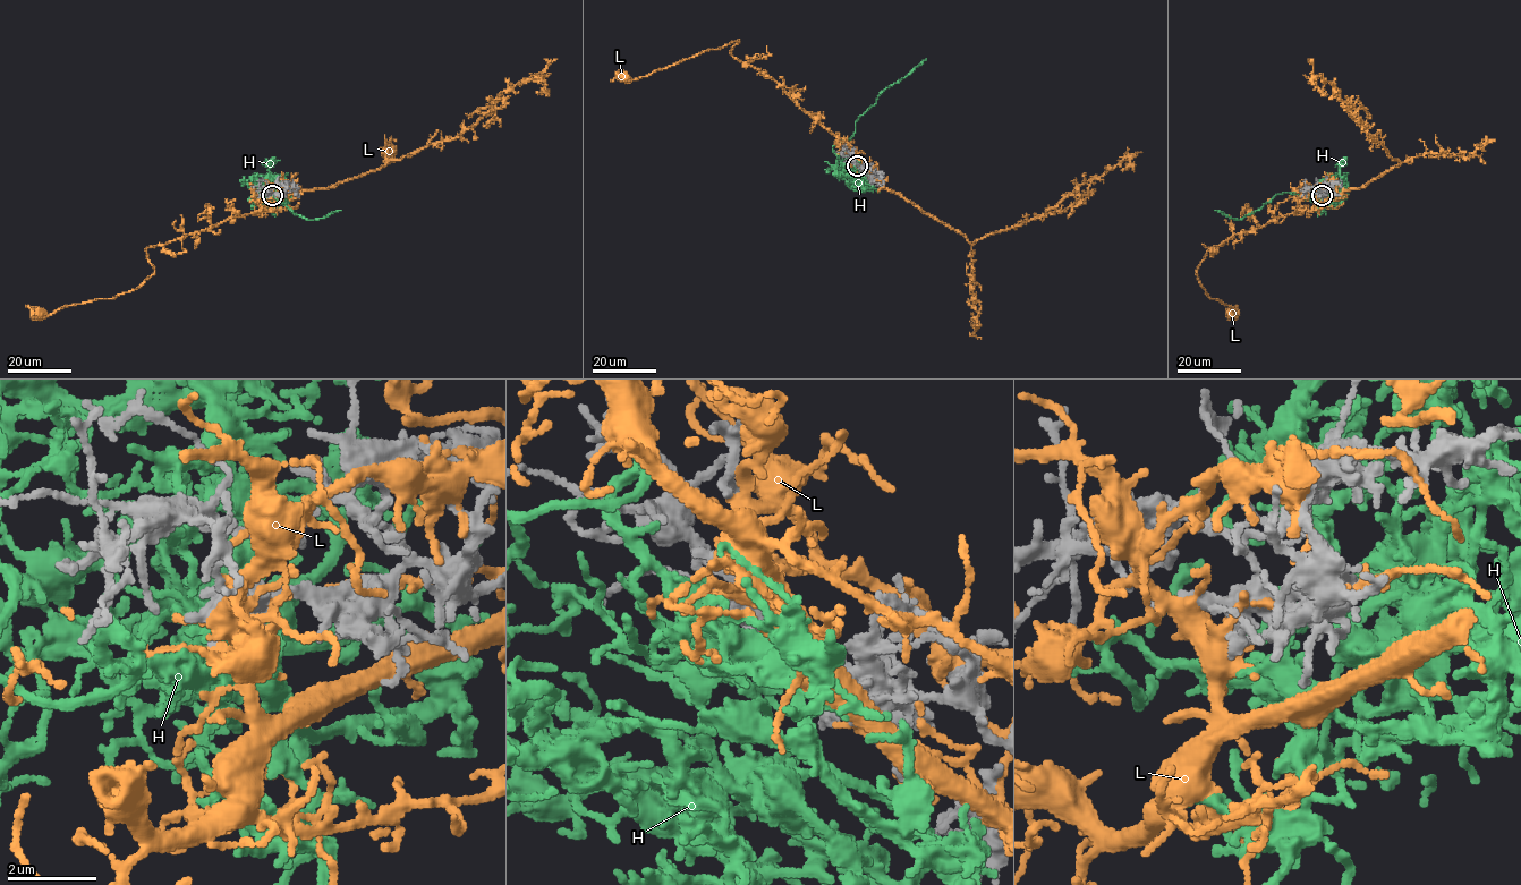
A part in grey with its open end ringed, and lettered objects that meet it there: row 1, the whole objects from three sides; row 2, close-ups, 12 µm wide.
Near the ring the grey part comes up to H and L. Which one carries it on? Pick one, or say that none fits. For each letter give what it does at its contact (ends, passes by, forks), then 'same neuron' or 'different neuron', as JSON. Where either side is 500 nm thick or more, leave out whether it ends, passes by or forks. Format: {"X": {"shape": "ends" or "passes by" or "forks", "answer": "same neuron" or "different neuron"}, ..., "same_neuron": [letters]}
{"H": {"shape": "ends", "answer": "same neuron"}, "L": {"shape": "ends", "answer": "different neuron"}, "same_neuron": ["H"]}

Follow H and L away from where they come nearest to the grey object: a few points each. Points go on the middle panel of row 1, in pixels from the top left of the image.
H: (856, 166), (847, 153), (838, 155), (833, 146), (849, 139), (856, 120), (878, 95), (926, 59)
L: (856, 163), (844, 144), (773, 79), (733, 56), (730, 51), (739, 40), (706, 49), (636, 79), (622, 76)

